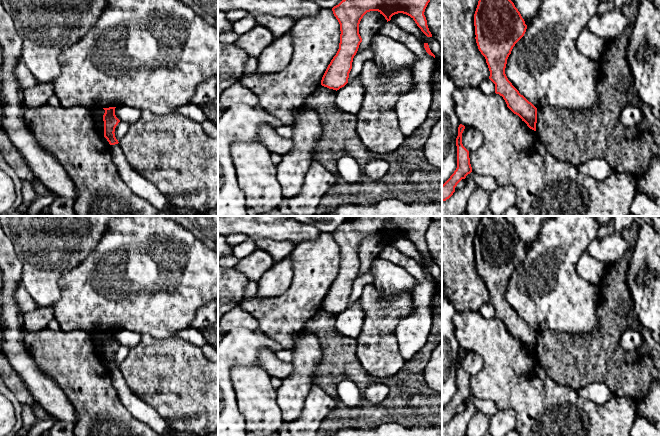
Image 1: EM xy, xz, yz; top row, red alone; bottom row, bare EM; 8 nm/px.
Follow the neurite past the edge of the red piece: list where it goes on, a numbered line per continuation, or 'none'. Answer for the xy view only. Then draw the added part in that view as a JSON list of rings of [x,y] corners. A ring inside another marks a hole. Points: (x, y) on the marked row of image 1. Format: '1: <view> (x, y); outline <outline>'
none

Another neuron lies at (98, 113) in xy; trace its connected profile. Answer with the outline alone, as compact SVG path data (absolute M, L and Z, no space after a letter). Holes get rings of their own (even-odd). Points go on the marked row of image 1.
M103 108L92 110L92 115L96 123L96 129L103 135L104 135L104 121L103 121L104 113L105 110Z

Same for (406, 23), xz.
M398 13L391 17L391 22L395 23L403 31L410 33L420 39L420 29L410 16Z

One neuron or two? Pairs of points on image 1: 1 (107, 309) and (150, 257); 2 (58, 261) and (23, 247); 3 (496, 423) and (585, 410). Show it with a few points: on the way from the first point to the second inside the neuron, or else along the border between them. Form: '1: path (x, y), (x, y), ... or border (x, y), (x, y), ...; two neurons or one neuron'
1: path (113, 296), (139, 270); one neuron
2: path (49, 252), (44, 247), (32, 247); one neuron
3: border (498, 409), (512, 409), (515, 413), (516, 425); two neurons

